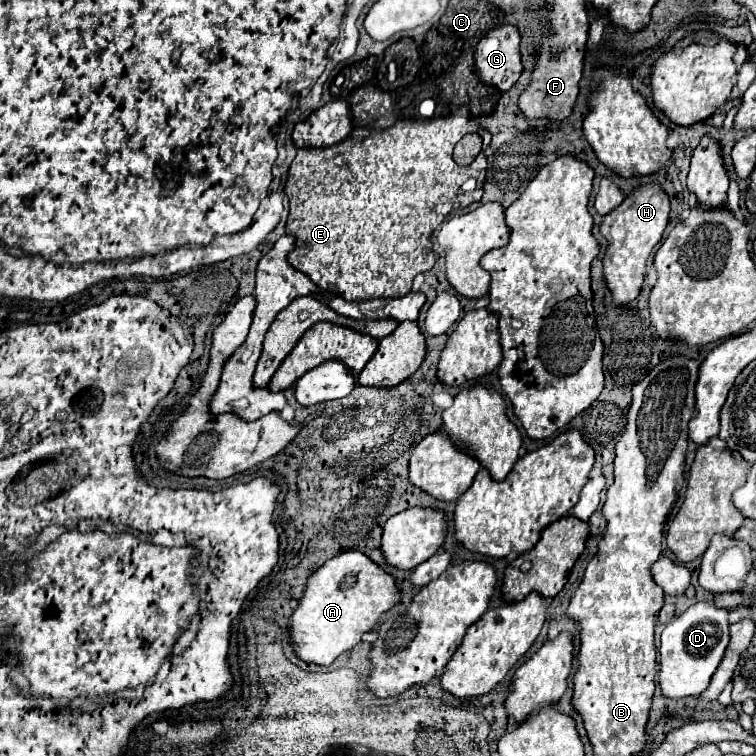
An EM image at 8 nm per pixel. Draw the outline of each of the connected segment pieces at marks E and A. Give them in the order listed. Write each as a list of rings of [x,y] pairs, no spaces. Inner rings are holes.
[[[466,107],[438,119],[404,119],[390,129],[376,131],[356,127],[352,137],[328,149],[298,149],[290,165],[284,193],[290,199],[290,215],[286,233],[294,235],[296,245],[288,253],[288,263],[310,277],[322,291],[338,293],[346,301],[368,301],[378,297],[400,297],[410,293],[418,273],[432,269],[436,255],[432,253],[432,231],[452,211],[464,209],[482,197],[486,177],[486,159],[478,155],[468,167],[460,167],[452,159],[452,149],[466,133],[478,133],[484,145],[490,143],[490,133],[468,115]],[[474,177],[476,191],[462,193],[460,185]]]
[[[346,551],[328,559],[308,577],[304,595],[290,617],[290,643],[296,657],[306,663],[332,665],[340,653],[356,647],[362,635],[372,631],[382,613],[398,603],[400,591],[394,579],[362,551]]]

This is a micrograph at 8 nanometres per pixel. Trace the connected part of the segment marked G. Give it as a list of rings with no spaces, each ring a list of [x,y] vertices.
[[[502,25],[502,27],[488,31],[488,35],[484,35],[480,39],[480,43],[476,45],[476,51],[474,51],[474,67],[480,75],[480,79],[486,85],[492,85],[502,93],[508,91],[522,75],[522,59],[520,59],[518,47],[520,47],[520,33],[514,25]]]

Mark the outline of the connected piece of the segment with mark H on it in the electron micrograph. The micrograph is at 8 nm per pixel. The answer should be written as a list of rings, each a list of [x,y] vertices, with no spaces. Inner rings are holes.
[[[648,183],[628,195],[612,213],[602,219],[600,233],[608,241],[606,257],[604,257],[604,281],[612,293],[612,301],[618,307],[626,307],[632,303],[642,289],[646,275],[646,261],[652,249],[660,243],[664,229],[668,225],[670,201],[662,191],[660,183]]]

